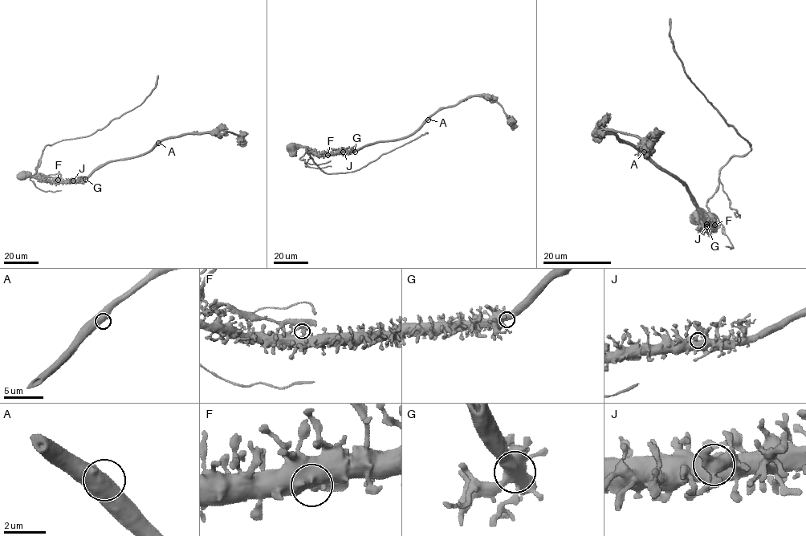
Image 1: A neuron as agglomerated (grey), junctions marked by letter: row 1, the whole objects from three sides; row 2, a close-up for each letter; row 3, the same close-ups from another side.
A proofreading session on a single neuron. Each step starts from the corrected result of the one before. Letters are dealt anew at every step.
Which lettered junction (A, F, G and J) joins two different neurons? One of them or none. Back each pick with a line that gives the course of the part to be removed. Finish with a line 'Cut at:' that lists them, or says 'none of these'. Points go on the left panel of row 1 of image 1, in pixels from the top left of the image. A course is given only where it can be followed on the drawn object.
F: foreign part runs (58, 180), (37, 172), (46, 145), (89, 136), (139, 106), (156, 86), (158, 75)
Cut at: F

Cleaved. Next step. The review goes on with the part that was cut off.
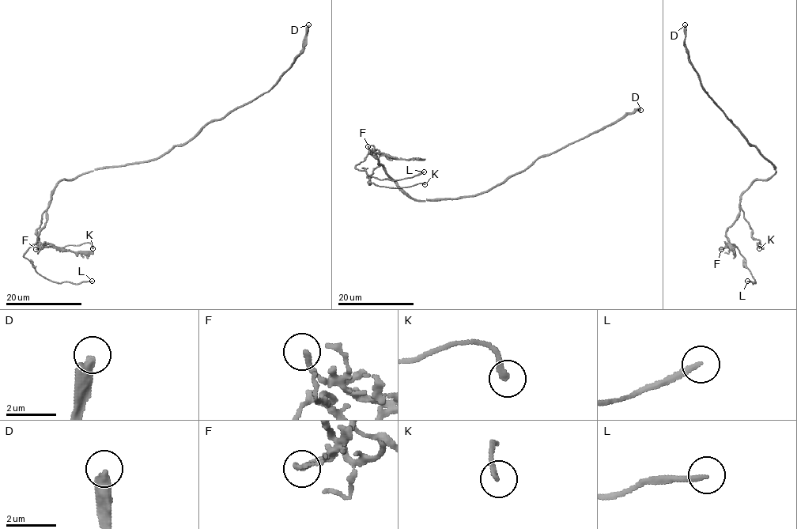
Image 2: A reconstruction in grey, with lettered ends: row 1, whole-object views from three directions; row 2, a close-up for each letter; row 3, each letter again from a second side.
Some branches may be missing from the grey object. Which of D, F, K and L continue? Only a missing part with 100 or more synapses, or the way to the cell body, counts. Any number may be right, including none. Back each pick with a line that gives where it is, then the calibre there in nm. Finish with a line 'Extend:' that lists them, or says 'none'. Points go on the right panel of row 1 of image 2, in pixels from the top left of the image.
D: at (685, 24); 360 nm thick
Extend: D

